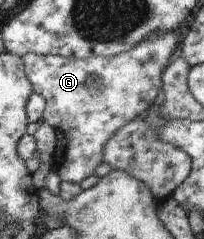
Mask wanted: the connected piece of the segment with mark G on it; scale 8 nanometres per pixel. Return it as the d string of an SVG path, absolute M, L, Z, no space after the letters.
M175 31L170 33L152 33L146 41L126 53L114 57L92 56L82 60L66 59L62 56L26 53L22 55L24 73L32 85L32 91L45 99L45 109L42 121L48 123L56 131L54 148L54 170L58 172L61 183L79 184L94 175L94 171L104 159L102 157L106 141L124 125L142 117L143 113L163 93L163 73L174 49L178 46L178 36Z

